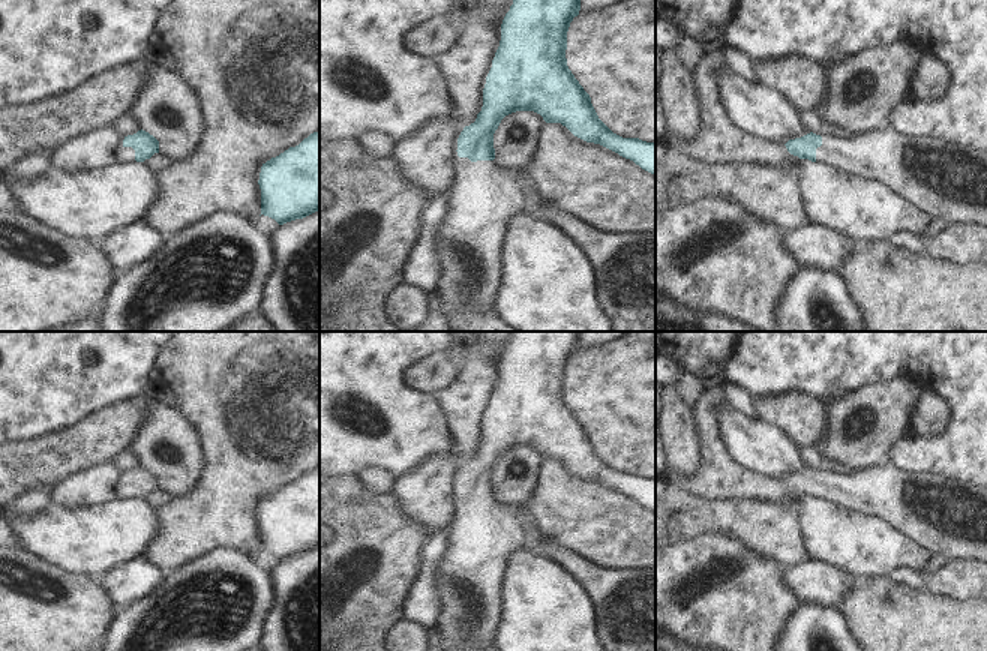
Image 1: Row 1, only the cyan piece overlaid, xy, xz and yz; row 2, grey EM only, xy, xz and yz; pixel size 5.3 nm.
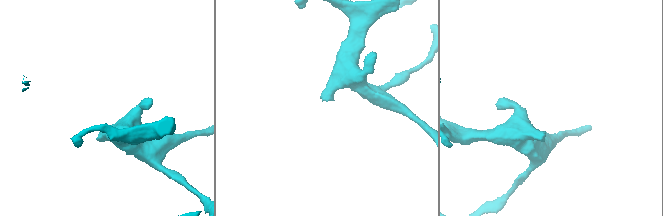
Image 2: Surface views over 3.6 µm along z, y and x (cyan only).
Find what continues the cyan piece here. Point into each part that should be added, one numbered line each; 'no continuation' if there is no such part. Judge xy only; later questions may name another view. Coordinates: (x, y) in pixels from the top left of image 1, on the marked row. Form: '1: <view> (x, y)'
1: xy (126, 155)

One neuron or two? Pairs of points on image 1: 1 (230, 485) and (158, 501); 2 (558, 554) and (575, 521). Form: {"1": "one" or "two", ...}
{"1": "two", "2": "two"}

